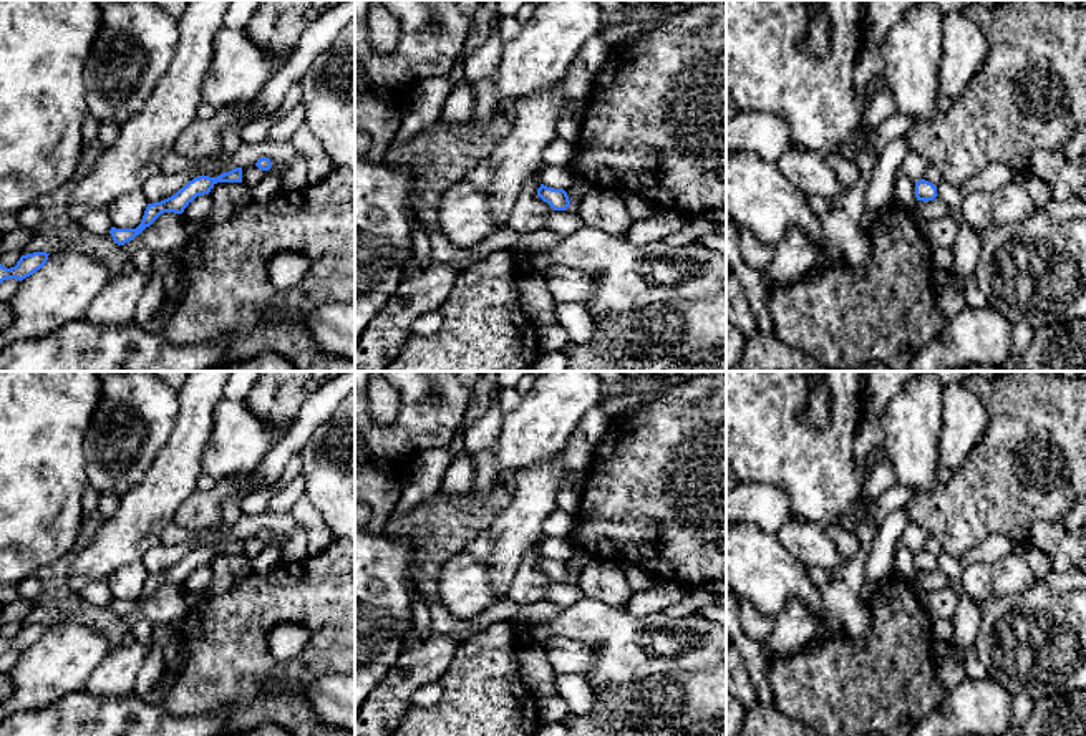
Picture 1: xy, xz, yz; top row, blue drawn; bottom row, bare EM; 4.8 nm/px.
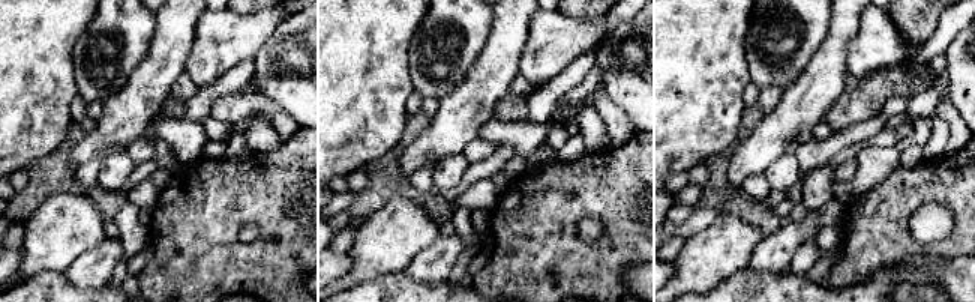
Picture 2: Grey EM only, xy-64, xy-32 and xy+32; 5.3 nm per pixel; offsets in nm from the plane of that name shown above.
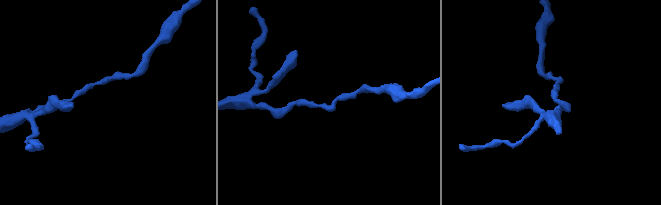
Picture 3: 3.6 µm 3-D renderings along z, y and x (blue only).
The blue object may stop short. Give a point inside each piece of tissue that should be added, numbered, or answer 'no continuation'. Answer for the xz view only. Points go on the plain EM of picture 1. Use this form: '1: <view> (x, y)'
no continuation

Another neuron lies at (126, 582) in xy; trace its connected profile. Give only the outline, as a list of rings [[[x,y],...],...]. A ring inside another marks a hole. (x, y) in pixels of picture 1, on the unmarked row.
[[[141,560],[119,567],[106,579],[111,598],[136,600],[143,592],[146,579],[148,572]]]

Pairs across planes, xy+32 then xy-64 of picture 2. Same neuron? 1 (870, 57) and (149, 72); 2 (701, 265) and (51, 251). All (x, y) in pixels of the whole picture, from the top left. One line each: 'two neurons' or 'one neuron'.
1: two neurons
2: one neuron

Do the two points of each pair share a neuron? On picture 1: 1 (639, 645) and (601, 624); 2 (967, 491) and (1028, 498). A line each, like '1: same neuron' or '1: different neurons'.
1: same neuron
2: same neuron

